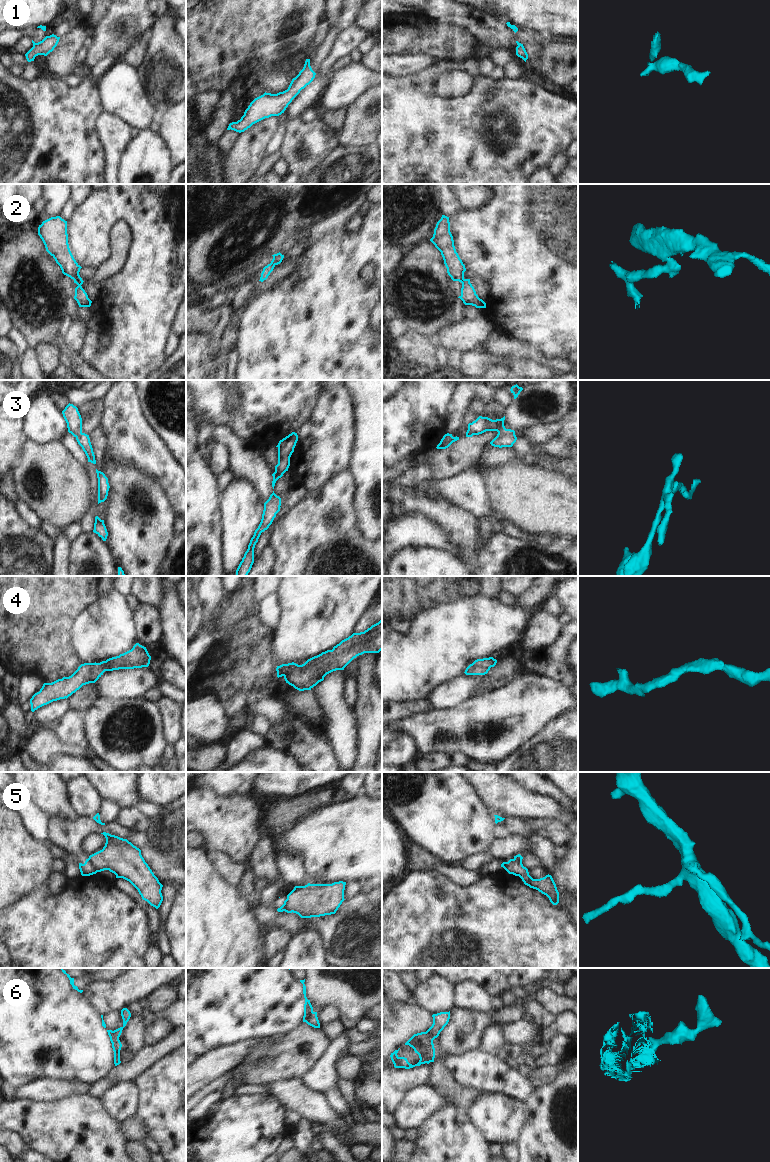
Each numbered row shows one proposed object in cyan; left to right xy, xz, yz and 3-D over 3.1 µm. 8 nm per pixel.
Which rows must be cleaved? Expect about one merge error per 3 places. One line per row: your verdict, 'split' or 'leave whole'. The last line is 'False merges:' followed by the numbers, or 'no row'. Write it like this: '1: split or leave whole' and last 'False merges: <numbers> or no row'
1: split
2: split
3: leave whole
4: leave whole
5: split
6: split
False merges: 1, 2, 5, 6

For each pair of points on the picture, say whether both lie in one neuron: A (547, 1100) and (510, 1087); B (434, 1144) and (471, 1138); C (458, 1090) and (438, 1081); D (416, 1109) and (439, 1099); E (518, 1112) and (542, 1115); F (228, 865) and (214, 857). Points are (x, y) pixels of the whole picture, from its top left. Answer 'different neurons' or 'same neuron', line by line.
A: different neurons
B: same neuron
C: same neuron
D: same neuron
E: different neurons
F: same neuron

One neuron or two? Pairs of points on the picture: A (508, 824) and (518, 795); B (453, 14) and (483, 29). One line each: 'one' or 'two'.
A: two
B: one

